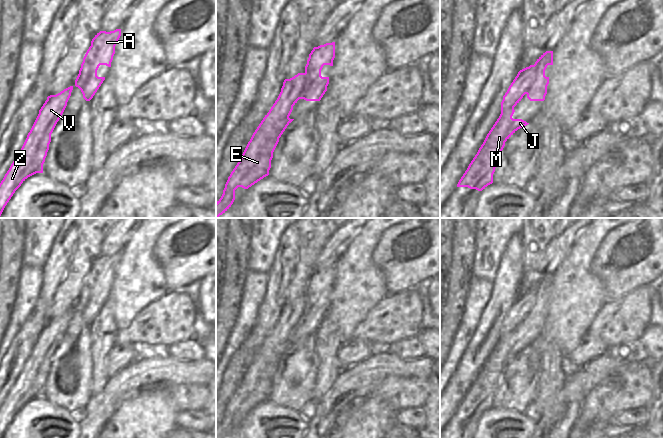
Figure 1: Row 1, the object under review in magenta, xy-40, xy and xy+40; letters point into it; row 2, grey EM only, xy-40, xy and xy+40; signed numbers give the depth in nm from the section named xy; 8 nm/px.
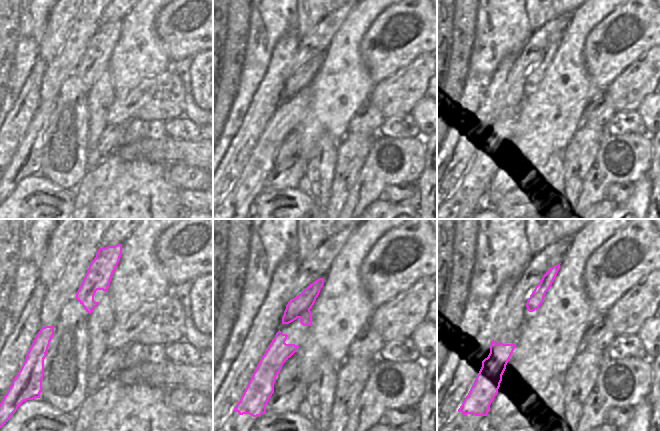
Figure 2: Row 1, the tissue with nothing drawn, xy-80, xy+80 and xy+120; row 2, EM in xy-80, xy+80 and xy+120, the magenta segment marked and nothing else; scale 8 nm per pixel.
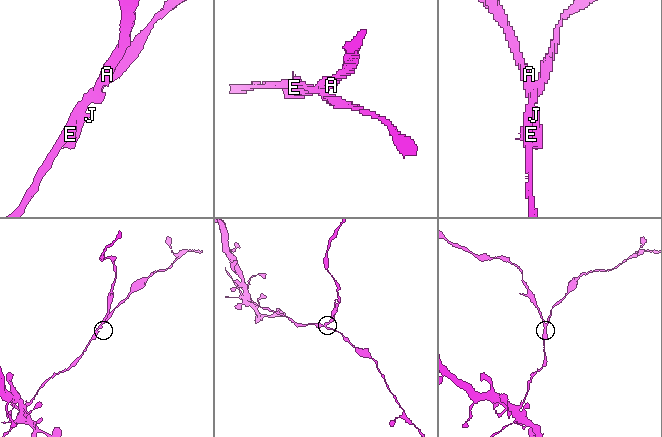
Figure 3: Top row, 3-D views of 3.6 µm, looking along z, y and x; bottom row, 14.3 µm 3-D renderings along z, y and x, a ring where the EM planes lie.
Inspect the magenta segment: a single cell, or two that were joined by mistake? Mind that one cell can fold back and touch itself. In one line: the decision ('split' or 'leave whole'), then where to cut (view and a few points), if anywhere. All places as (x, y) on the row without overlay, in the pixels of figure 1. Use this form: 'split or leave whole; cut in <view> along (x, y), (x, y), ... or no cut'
split; cut in xy+40 along (529, 290), (530, 294), (536, 298), (536, 304), (525, 317)

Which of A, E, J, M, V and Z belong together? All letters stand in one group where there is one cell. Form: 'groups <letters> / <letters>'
groups A / E J M V Z

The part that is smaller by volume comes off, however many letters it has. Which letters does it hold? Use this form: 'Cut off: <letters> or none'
Cut off: A

